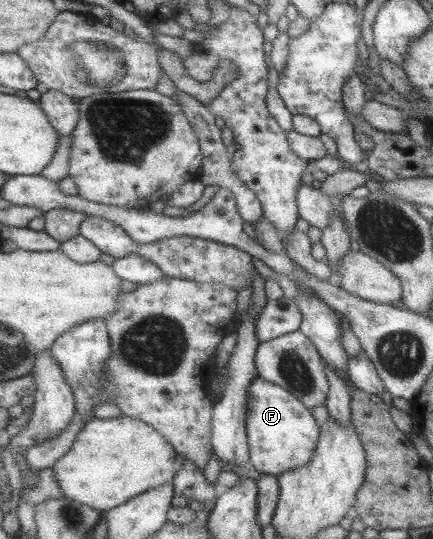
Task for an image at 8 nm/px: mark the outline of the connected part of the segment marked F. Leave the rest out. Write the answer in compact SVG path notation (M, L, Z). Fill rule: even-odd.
M255 377L248 388L250 411L248 431L252 448L252 462L264 474L272 474L281 479L288 470L297 470L316 458L322 439L322 428L313 414L313 409L297 398L288 388L263 378Z

